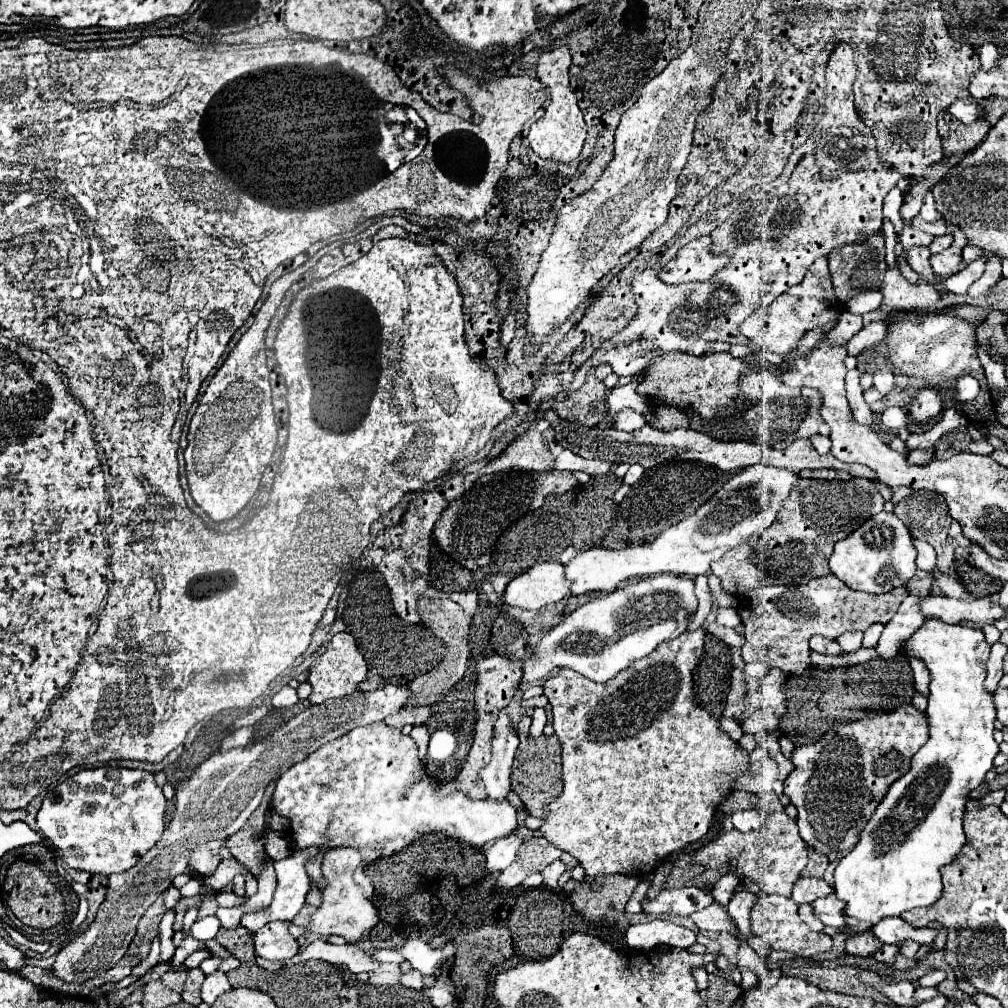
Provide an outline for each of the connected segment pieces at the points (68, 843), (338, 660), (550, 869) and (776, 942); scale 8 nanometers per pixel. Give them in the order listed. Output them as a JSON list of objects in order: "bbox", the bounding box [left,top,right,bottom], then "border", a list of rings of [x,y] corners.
[{"bbox":[36,767,166,877],"border":[[[98,767],[78,771],[76,775],[62,781],[56,789],[52,789],[44,797],[36,821],[44,841],[58,849],[62,853],[62,859],[70,867],[108,877],[112,873],[124,873],[130,867],[134,867],[138,859],[158,843],[164,831],[164,807],[166,807],[164,793],[156,785],[152,773],[142,769]]]},{"bbox":[308,633,368,705],"border":[[[336,633],[330,639],[324,655],[320,655],[308,671],[308,683],[312,685],[312,693],[310,693],[308,701],[312,705],[320,705],[326,699],[350,695],[358,689],[358,685],[366,679],[366,675],[368,675],[368,665],[364,661],[364,655],[360,653],[354,637],[350,633]]]},{"bbox":[542,859,566,889],"border":[[[558,859],[558,861],[554,861],[554,863],[550,863],[544,871],[542,871],[542,875],[544,875],[544,885],[546,887],[550,887],[550,889],[556,889],[558,887],[558,879],[560,879],[560,875],[566,871],[566,865]]]},{"bbox":[750,895,832,957],"border":[[[780,895],[760,897],[752,907],[750,921],[754,935],[762,940],[761,943],[768,943],[776,951],[790,951],[794,955],[818,957],[820,953],[832,947],[832,939],[826,933],[816,933],[808,929],[808,925],[798,915],[798,905],[788,897],[780,897]]]}]

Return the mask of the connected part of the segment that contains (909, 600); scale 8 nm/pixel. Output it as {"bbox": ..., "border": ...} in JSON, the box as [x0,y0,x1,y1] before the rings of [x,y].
{"bbox":[876,595,924,657],"border":[[[908,595],[900,609],[896,611],[894,619],[886,625],[880,641],[878,641],[878,647],[876,647],[876,653],[880,657],[894,657],[896,653],[900,653],[902,649],[902,643],[924,623],[924,617],[922,617],[922,609],[920,609],[920,595]]]}

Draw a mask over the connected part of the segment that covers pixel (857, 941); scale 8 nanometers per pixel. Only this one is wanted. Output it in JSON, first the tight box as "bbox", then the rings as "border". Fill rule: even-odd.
{"bbox":[844,931,882,957],"border":[[[852,931],[846,935],[844,949],[848,955],[858,955],[858,957],[870,957],[882,947],[882,941],[872,933],[872,931]]]}

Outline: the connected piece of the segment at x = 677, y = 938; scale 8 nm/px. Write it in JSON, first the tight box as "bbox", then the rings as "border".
{"bbox":[626,919,696,949],"border":[[[654,919],[650,923],[630,925],[626,931],[626,943],[634,949],[654,949],[656,945],[672,945],[688,949],[696,943],[696,933],[670,921]]]}

